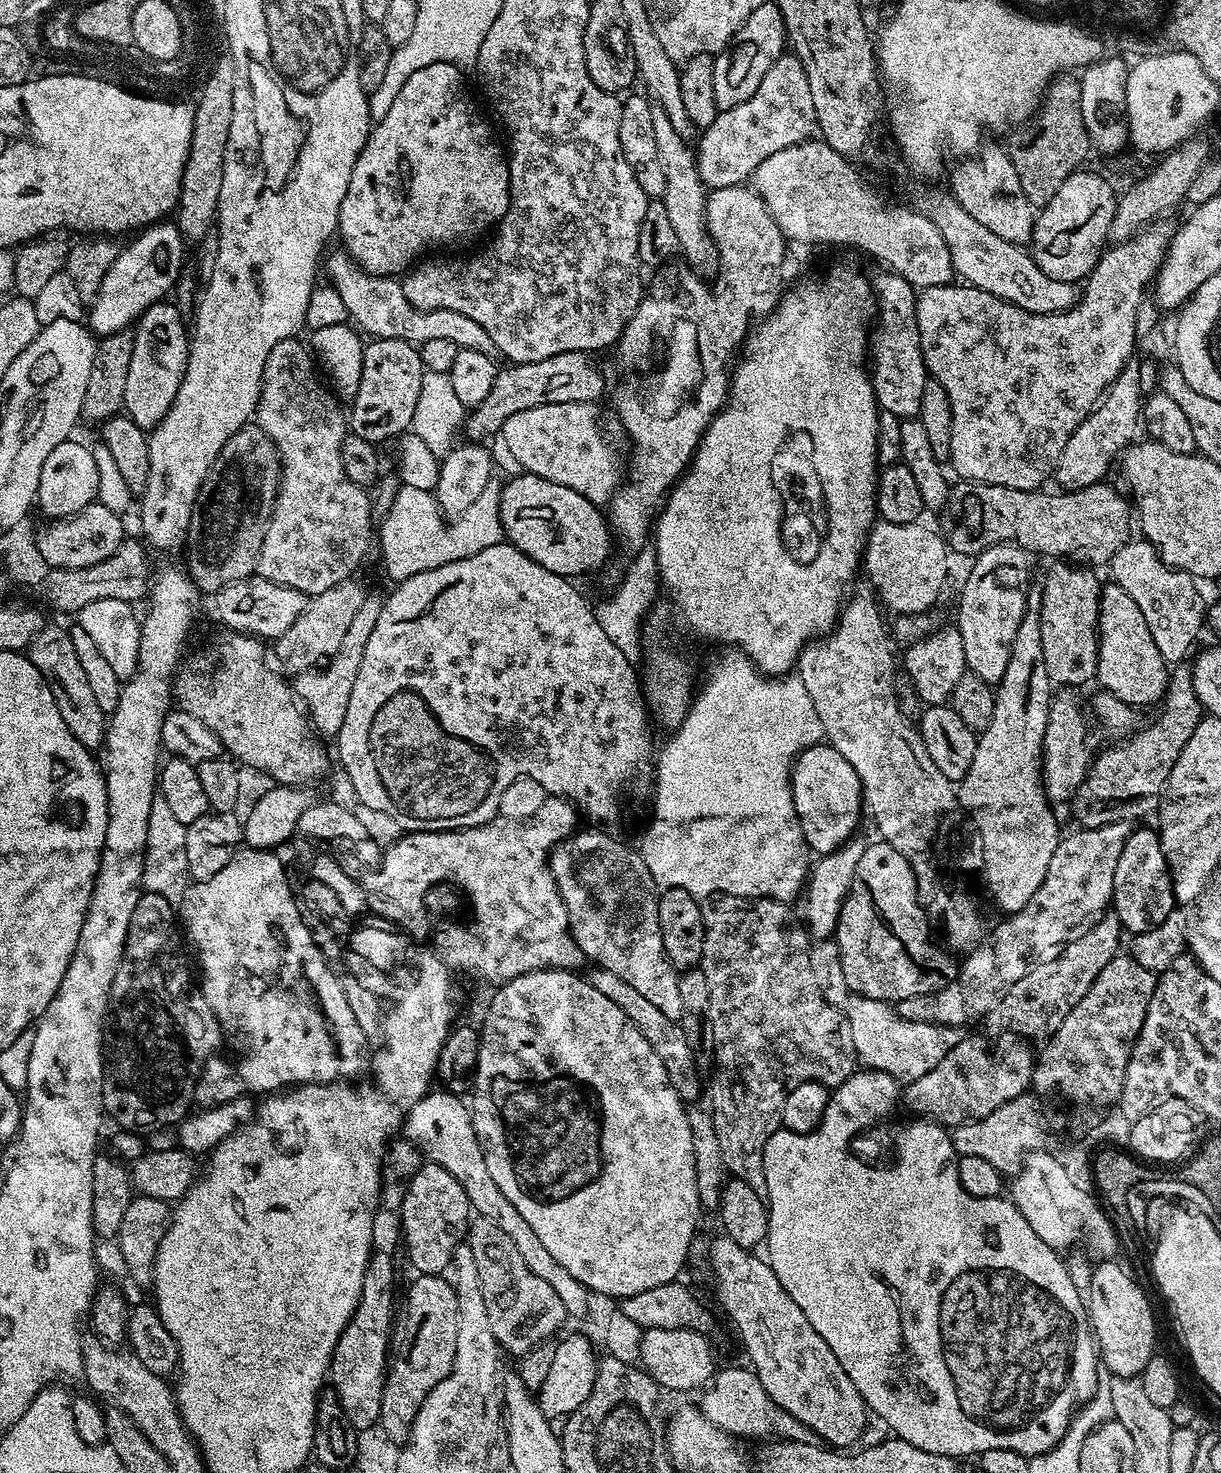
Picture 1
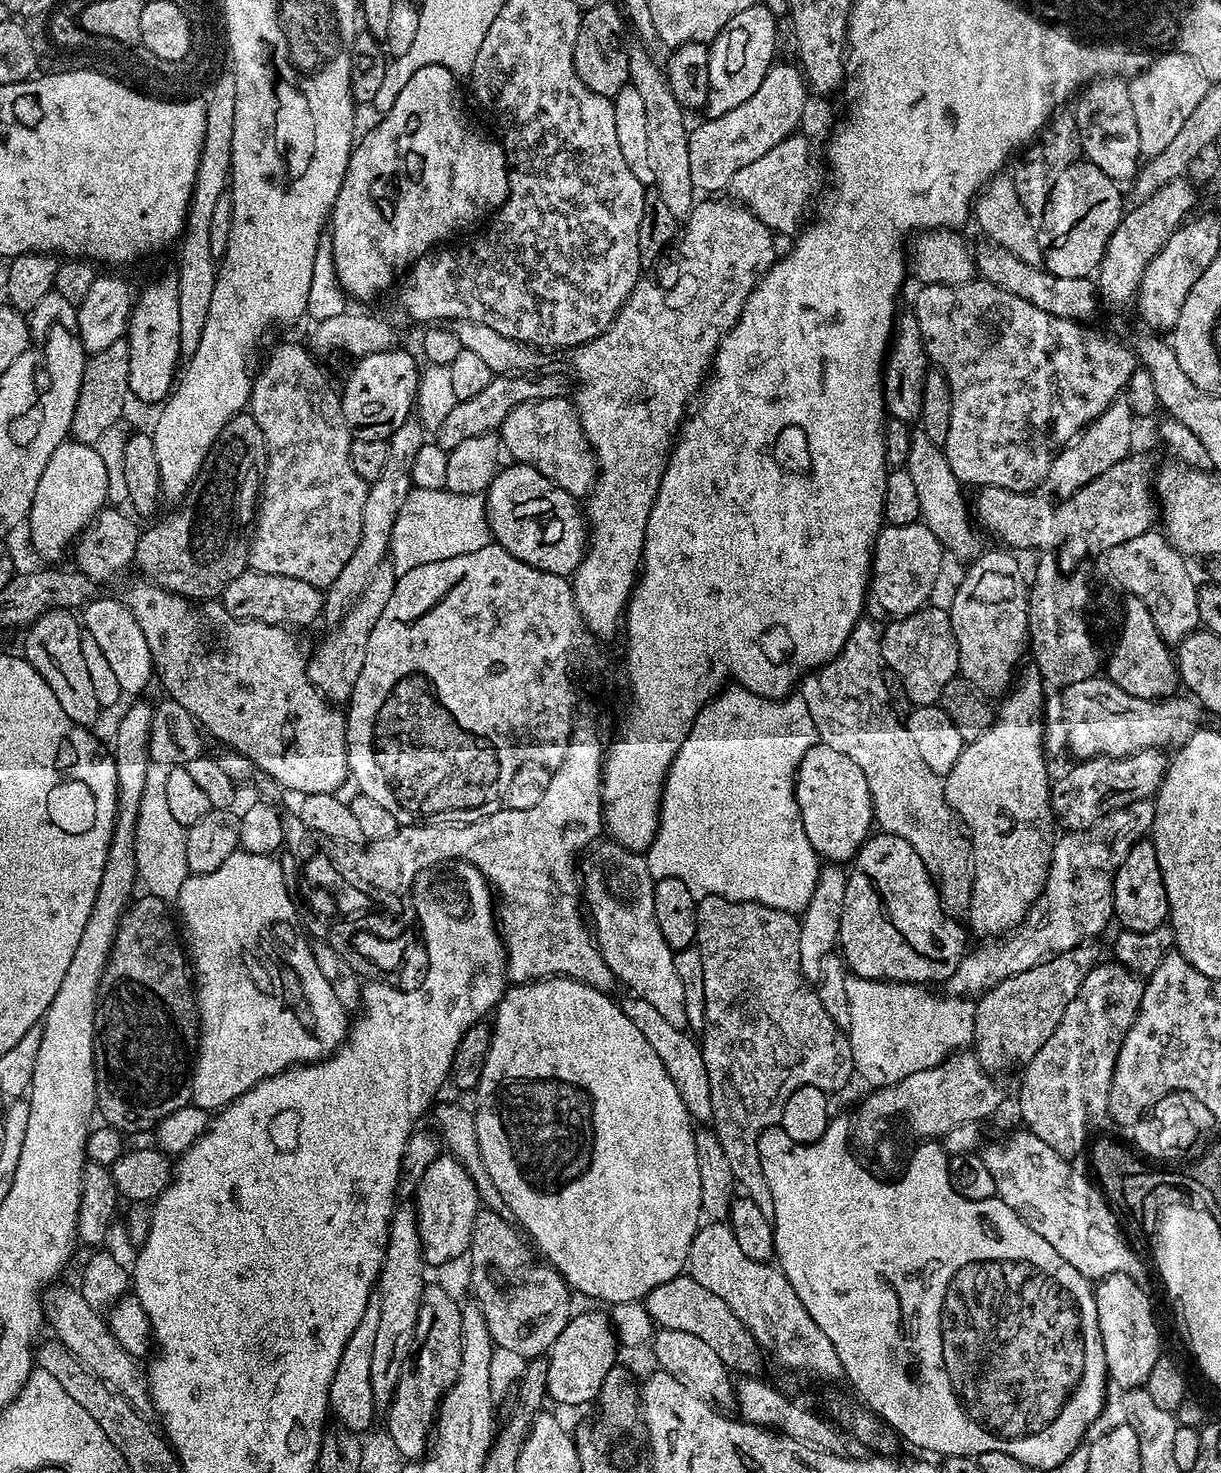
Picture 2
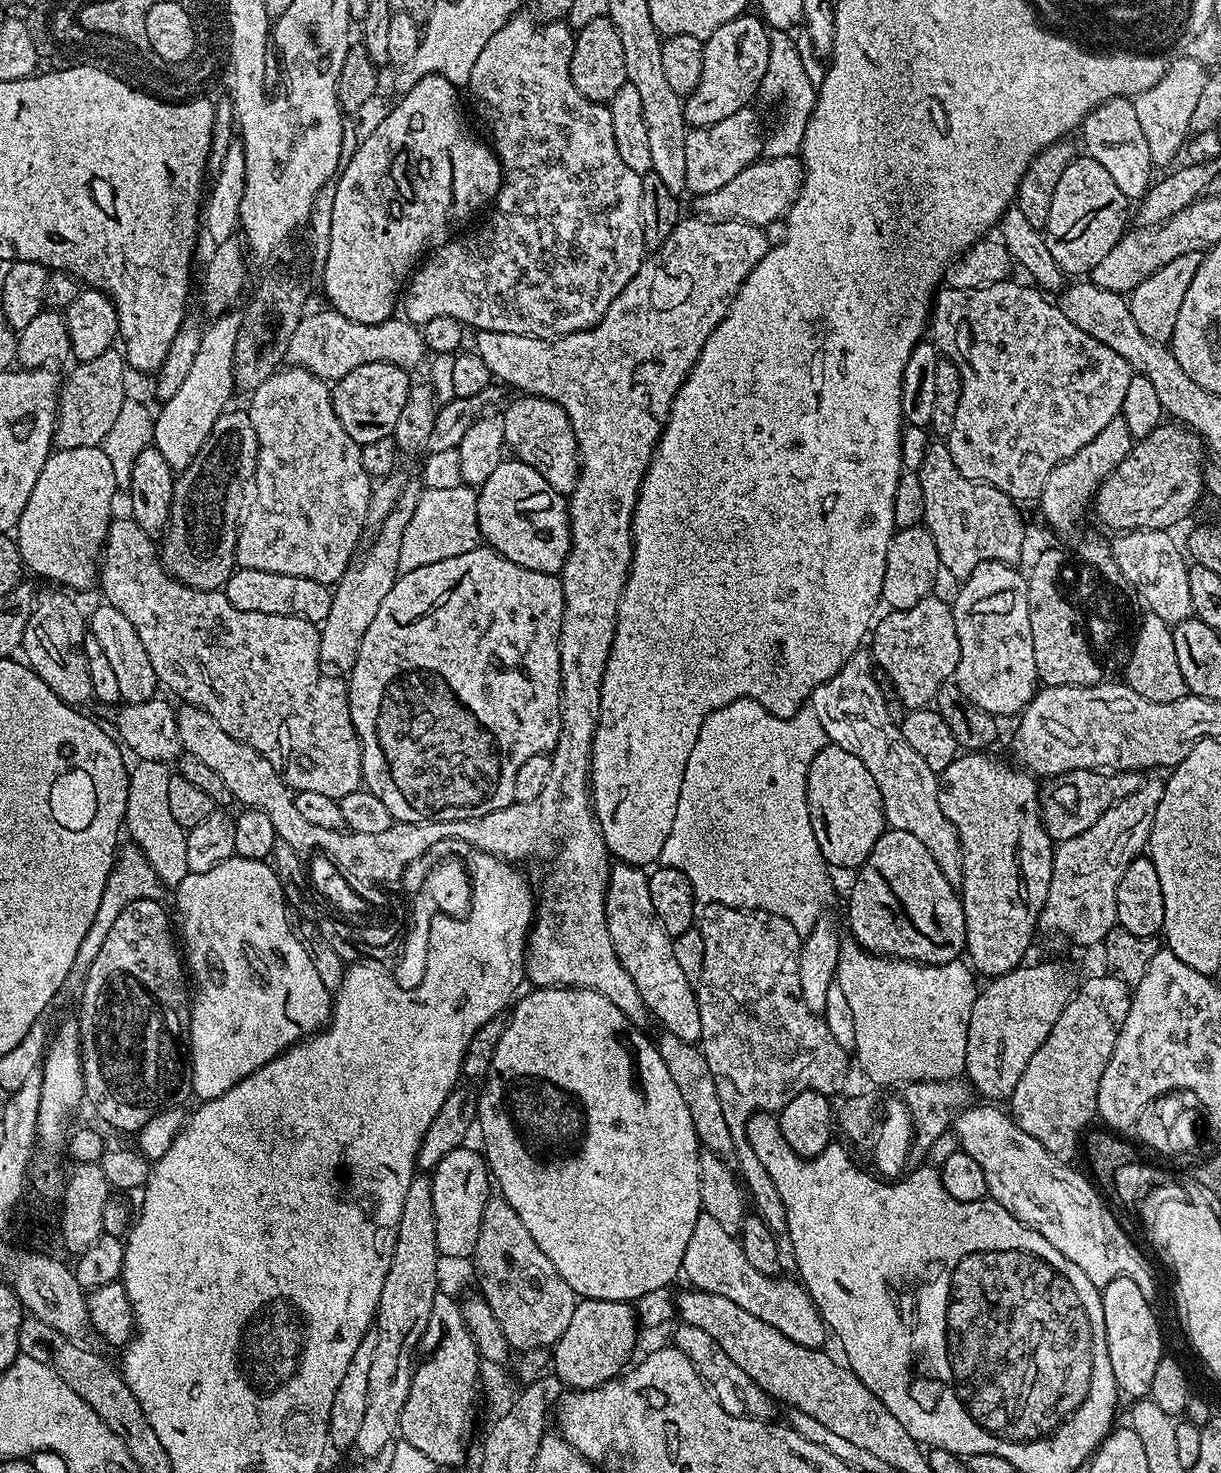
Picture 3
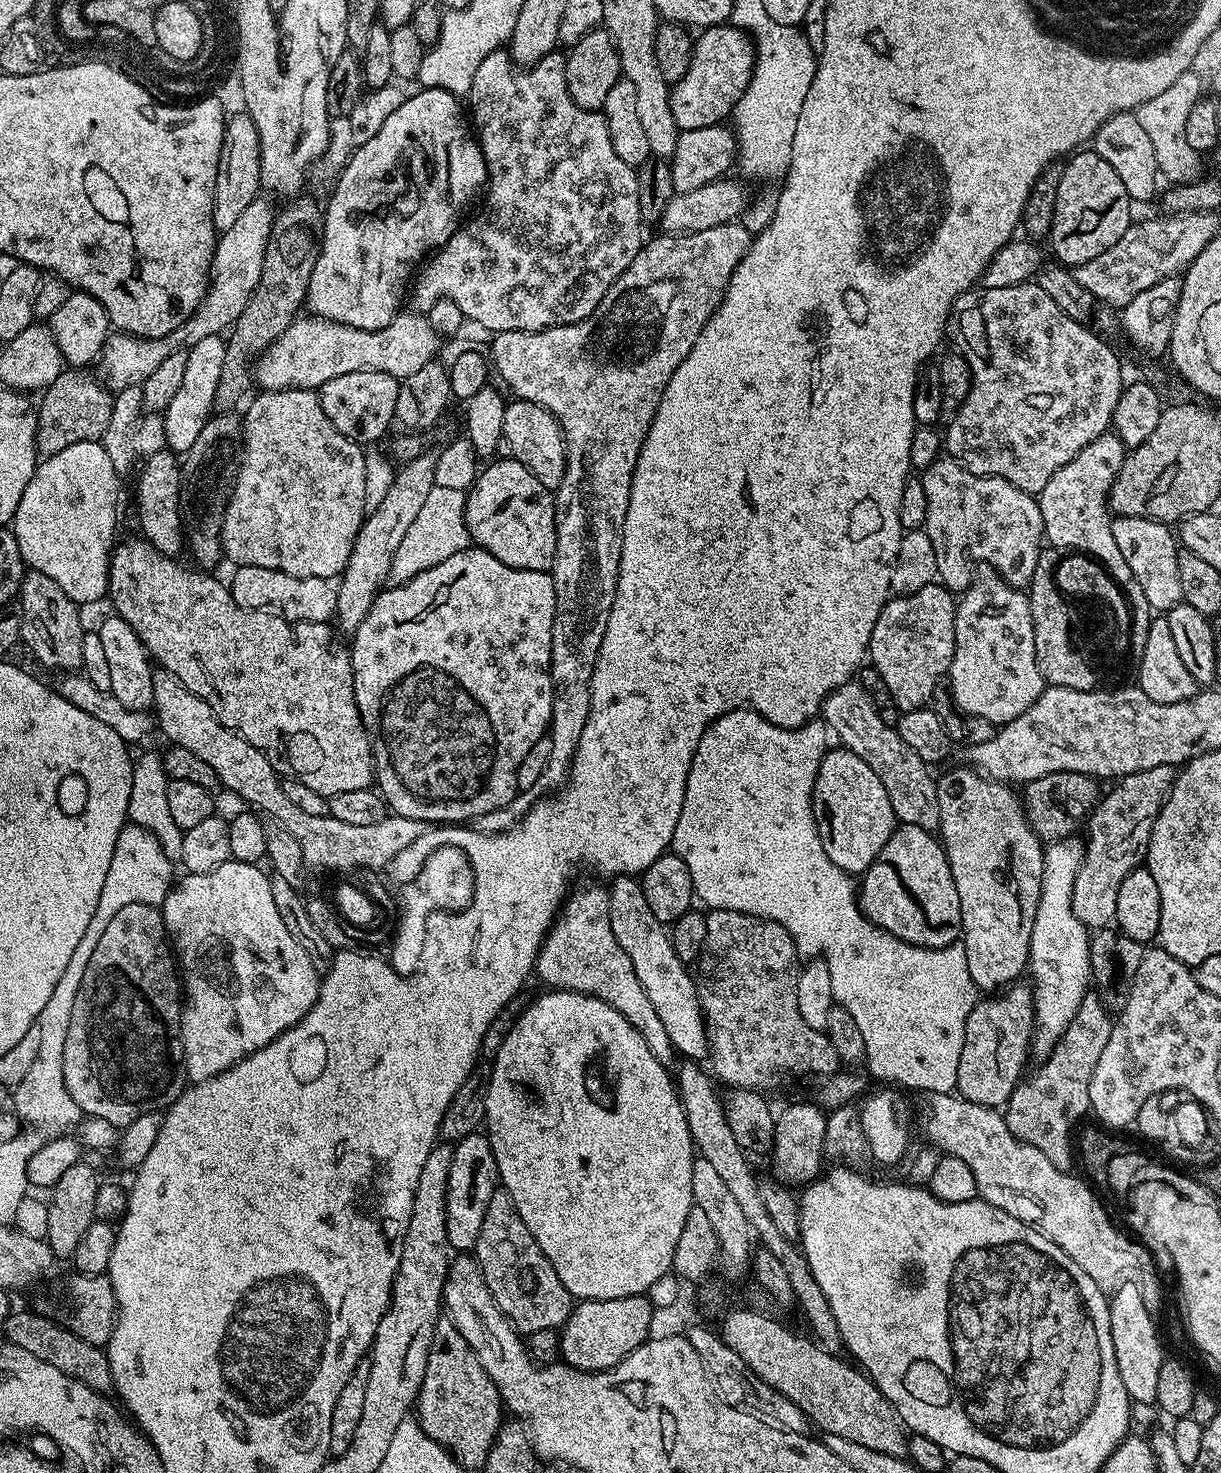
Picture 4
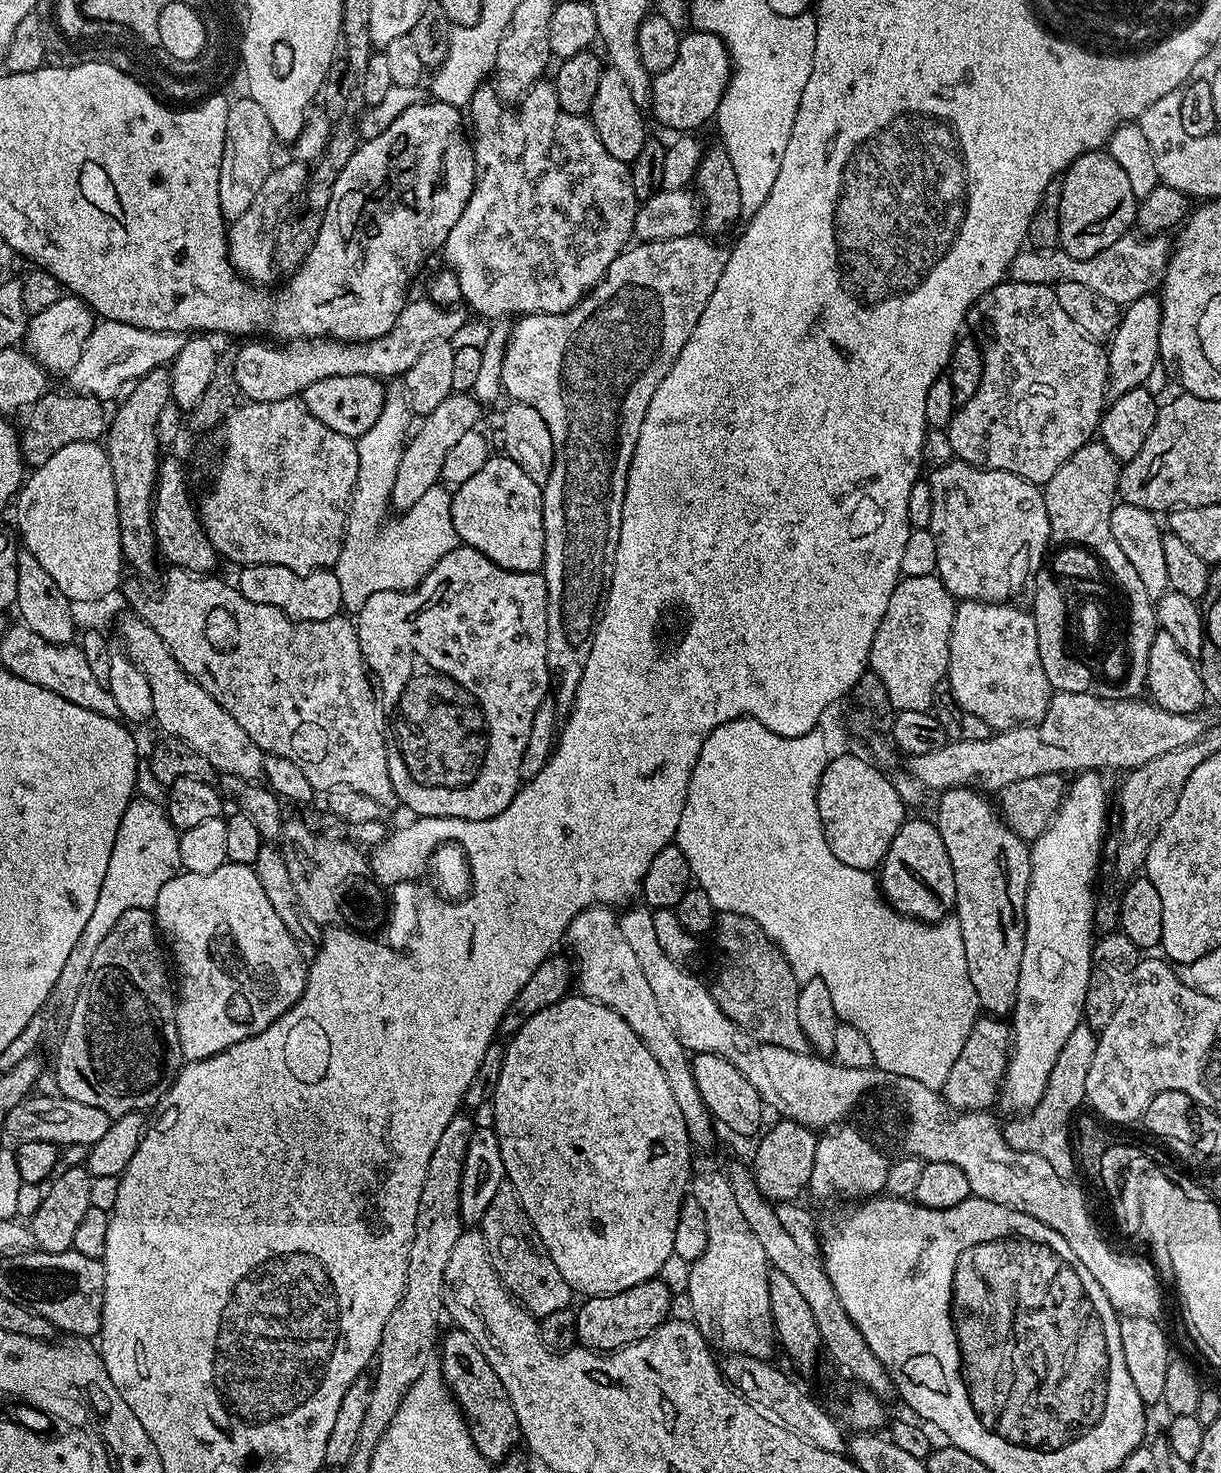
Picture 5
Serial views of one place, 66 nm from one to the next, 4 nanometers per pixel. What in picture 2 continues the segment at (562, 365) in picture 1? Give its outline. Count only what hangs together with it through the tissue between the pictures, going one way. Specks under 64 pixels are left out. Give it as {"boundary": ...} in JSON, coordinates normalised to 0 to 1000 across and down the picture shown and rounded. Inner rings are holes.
{"boundary":[[[464,252],[463,253],[446,253],[443,255],[439,255],[440,254],[404,255],[401,262],[397,262],[392,267],[388,267],[388,270],[375,272],[356,294],[355,300],[360,304],[369,305],[382,300],[382,297],[394,296],[398,293],[406,293],[414,286],[418,278],[421,278],[421,276],[428,276],[428,273],[464,270],[467,255]]]}

